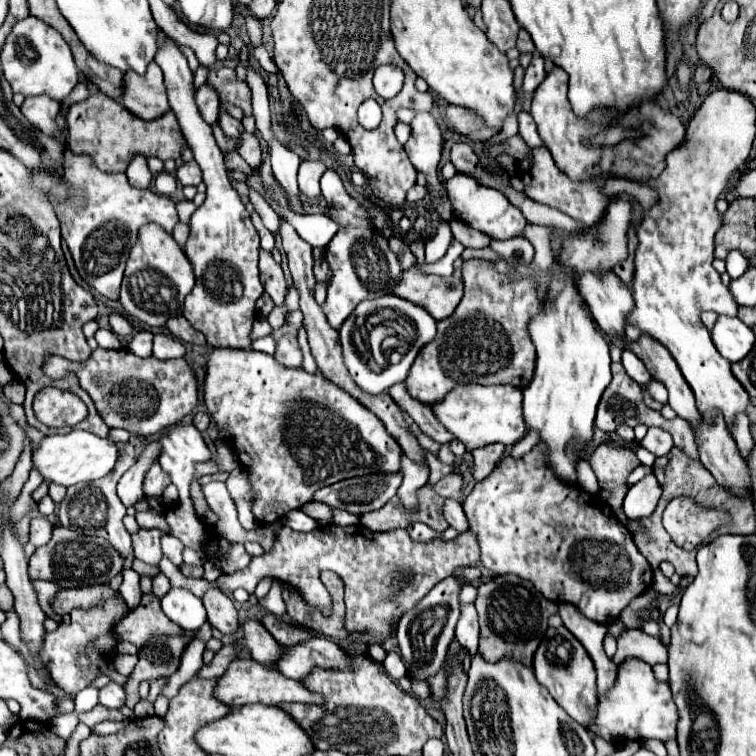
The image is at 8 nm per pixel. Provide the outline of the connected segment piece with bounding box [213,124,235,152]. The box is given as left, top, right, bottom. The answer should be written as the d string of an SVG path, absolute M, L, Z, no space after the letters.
M219 124L213 126L213 134L215 134L215 140L217 140L221 152L235 152L235 142L231 142L231 138L227 138L227 136L223 134L223 130L221 130Z

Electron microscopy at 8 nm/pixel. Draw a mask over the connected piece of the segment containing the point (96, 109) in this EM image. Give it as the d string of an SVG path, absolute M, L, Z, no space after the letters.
M95 90L85 102L73 104L69 108L67 122L69 150L73 150L75 154L89 154L95 160L97 168L103 172L125 172L135 154L155 156L163 162L169 158L177 160L181 156L181 150L187 146L187 140L183 138L179 122L171 110L159 120L141 120L131 114L121 102L111 100L99 90Z

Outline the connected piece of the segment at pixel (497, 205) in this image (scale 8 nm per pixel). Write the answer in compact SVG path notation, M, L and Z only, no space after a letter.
M455 174L451 180L447 180L447 194L449 194L449 200L453 204L453 210L455 210L455 216L459 220L463 220L465 224L477 228L477 230L483 230L487 232L489 236L497 238L497 240L507 240L507 238L515 238L515 236L521 236L521 232L525 230L527 226L527 220L523 218L521 210L515 208L507 196L495 188L487 188L487 186L481 186L475 178L471 176L465 176L465 174Z

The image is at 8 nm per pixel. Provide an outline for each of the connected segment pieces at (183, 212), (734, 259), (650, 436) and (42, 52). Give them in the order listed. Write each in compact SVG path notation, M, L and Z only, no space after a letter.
M183 200L176 204L176 209L180 222L189 224L190 218L197 209L197 206L193 204L193 201Z
M731 252L725 262L727 262L727 274L731 276L731 280L739 278L747 270L747 260L739 256L739 252Z
M649 428L647 436L641 440L641 446L653 452L655 456L665 456L673 448L673 438L663 428Z
M35 16L15 24L1 50L1 64L13 92L21 92L23 96L47 94L57 102L63 102L79 82L79 68L75 66L69 44L55 28Z

